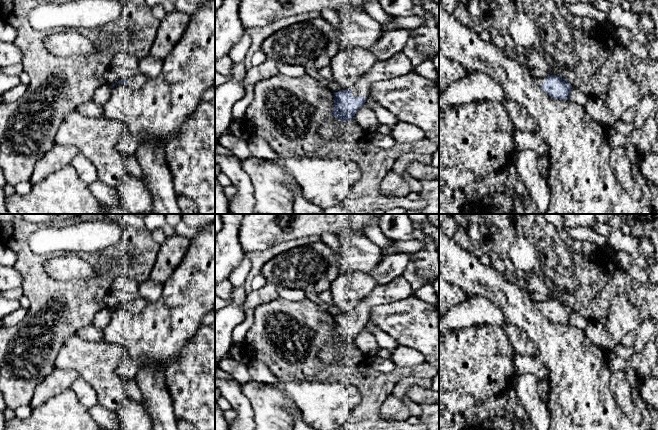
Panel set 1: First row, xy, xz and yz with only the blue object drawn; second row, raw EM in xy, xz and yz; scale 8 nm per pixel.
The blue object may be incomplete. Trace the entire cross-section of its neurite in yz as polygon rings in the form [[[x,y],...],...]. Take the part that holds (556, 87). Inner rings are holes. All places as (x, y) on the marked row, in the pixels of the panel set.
[[[549,74],[547,78],[534,80],[551,98],[570,100],[572,85],[562,77]]]

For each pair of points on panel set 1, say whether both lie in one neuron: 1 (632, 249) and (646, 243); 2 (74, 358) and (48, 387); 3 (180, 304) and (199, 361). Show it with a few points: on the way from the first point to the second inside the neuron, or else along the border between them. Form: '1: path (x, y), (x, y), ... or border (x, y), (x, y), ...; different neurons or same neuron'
1: border (639, 239), (637, 246); different neurons
2: border (55, 365), (60, 368), (72, 369), (79, 376); different neurons
3: border (200, 325), (196, 334), (183, 347), (178, 357); different neurons

